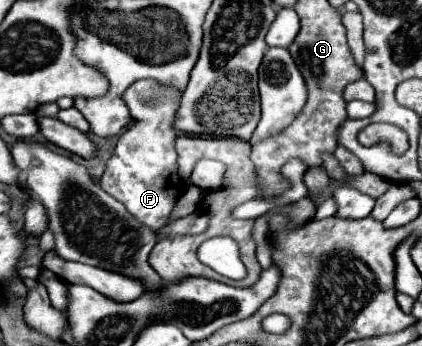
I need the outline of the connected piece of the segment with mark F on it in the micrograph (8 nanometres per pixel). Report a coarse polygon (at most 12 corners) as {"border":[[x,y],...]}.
{"border":[[154,79],[122,95],[134,123],[100,187],[158,237],[206,231],[172,219],[186,191],[174,141],[180,93]]}

